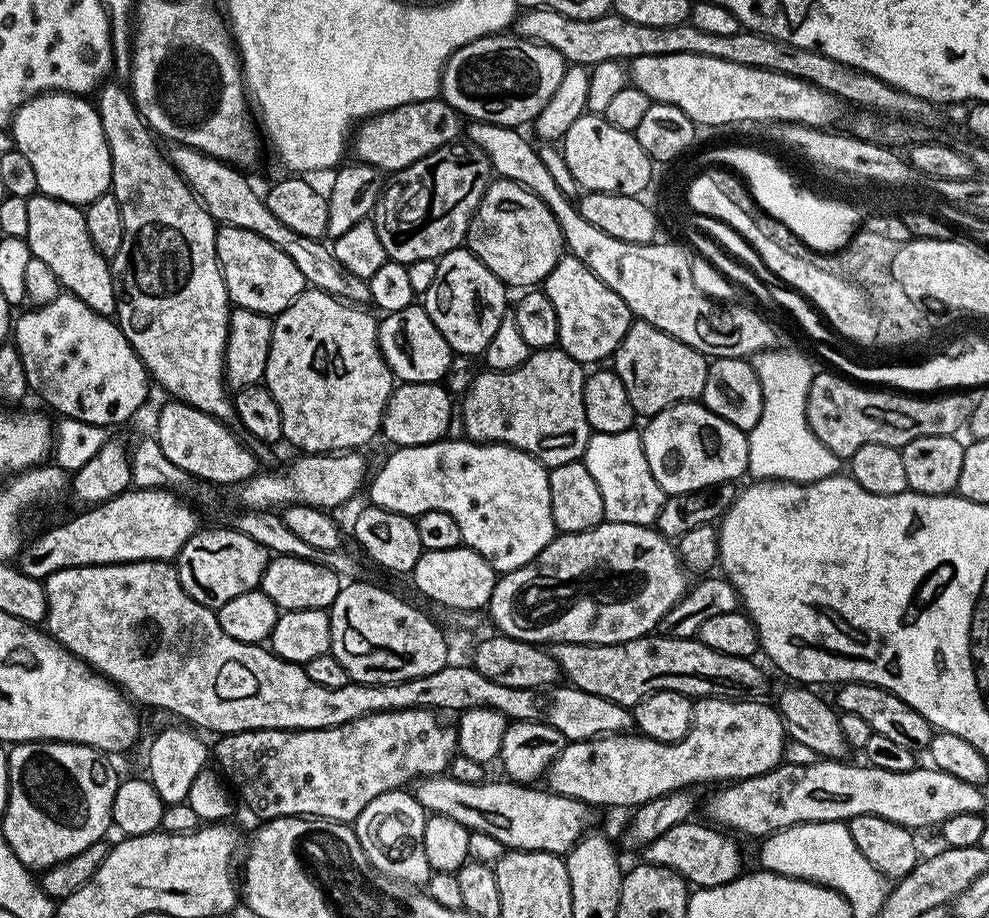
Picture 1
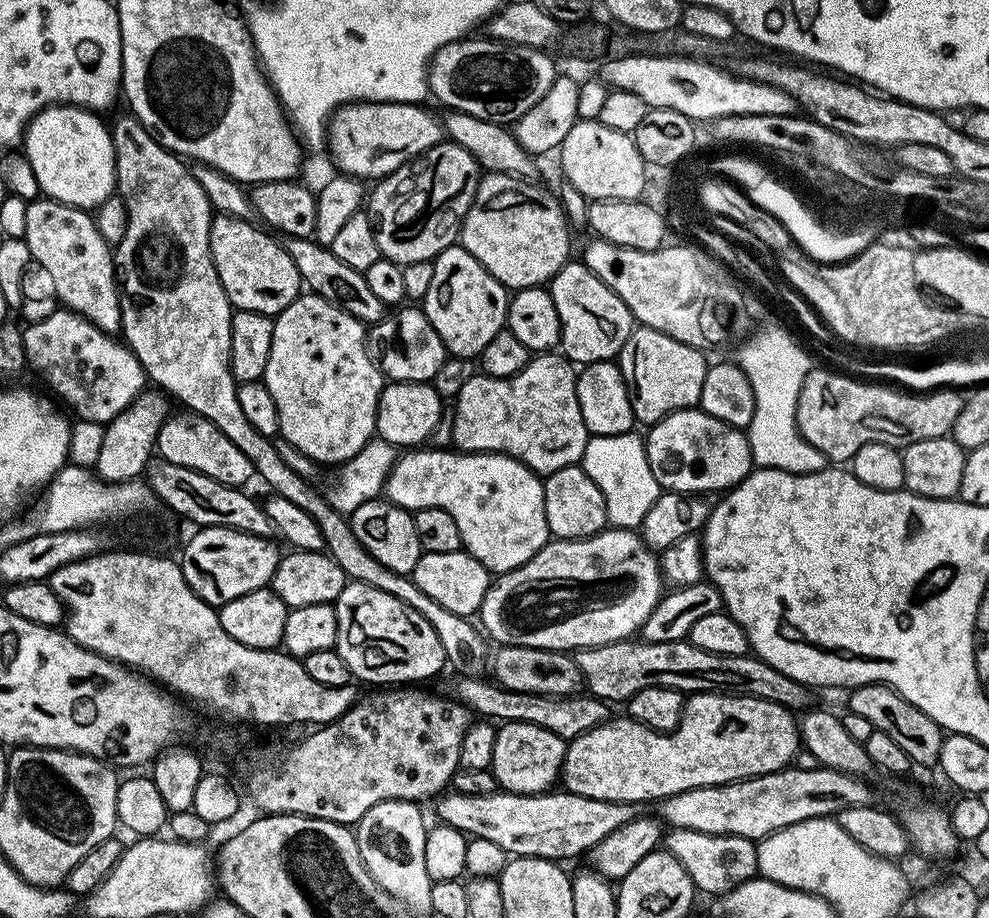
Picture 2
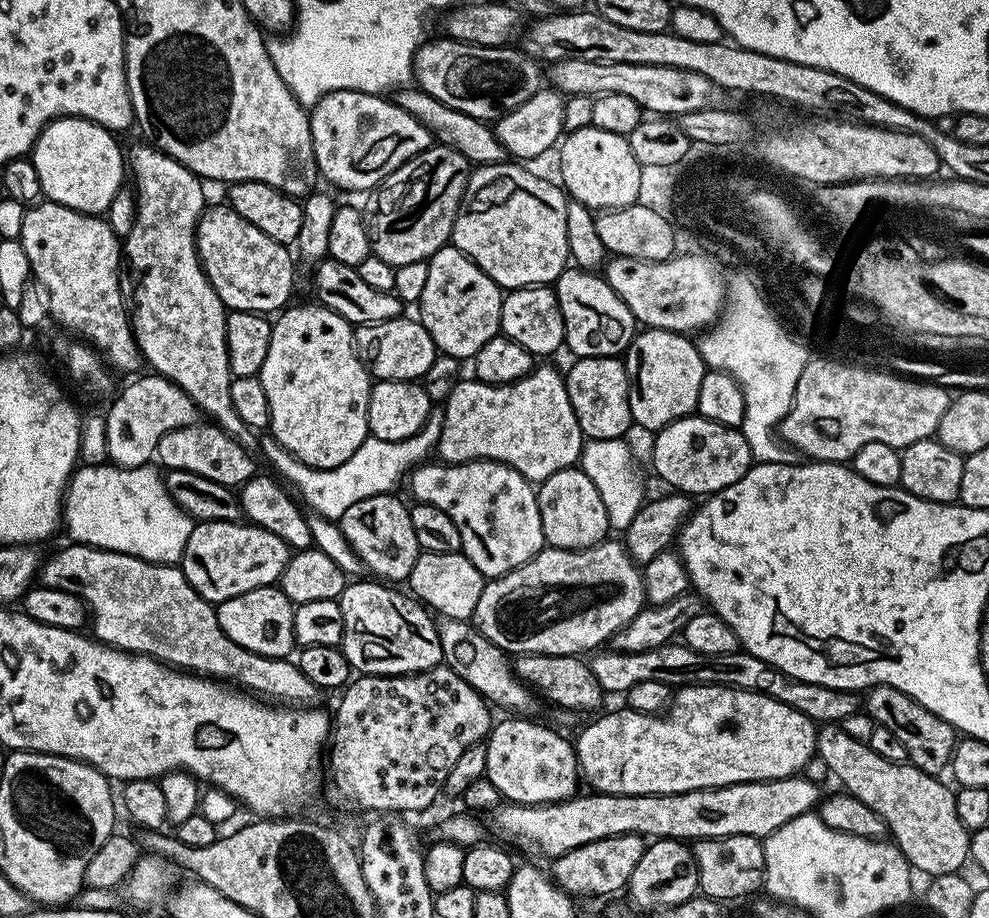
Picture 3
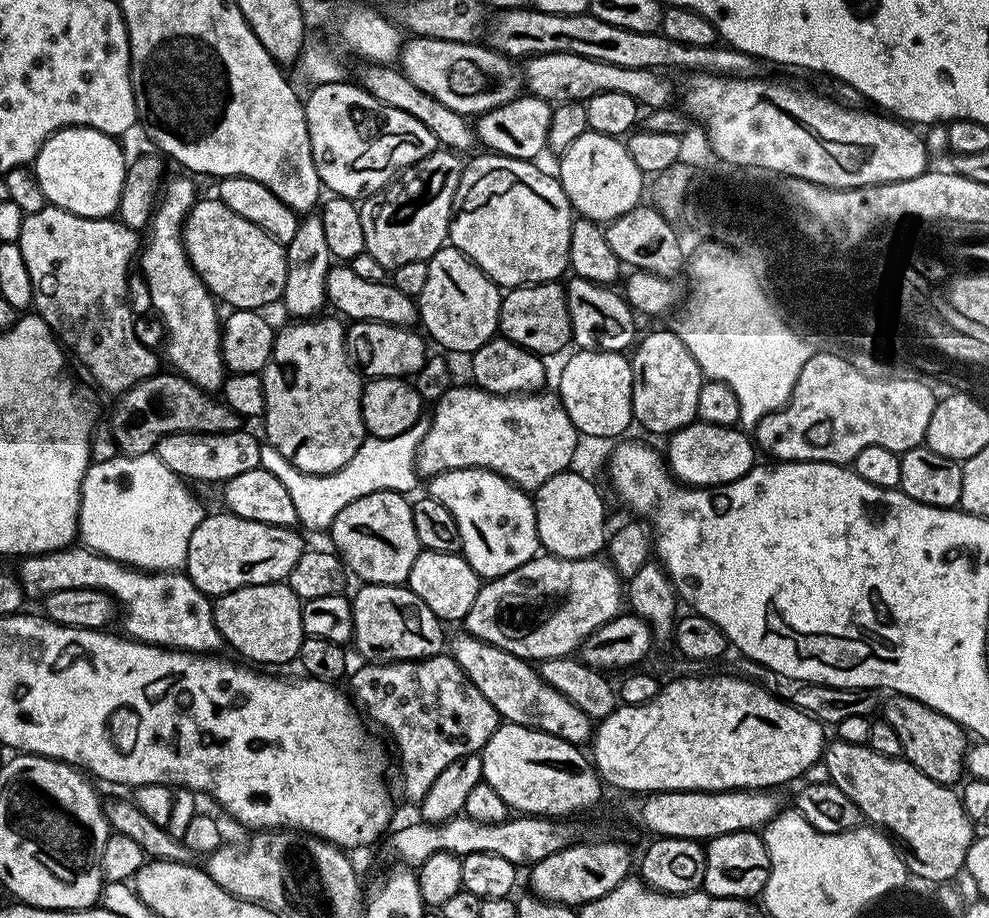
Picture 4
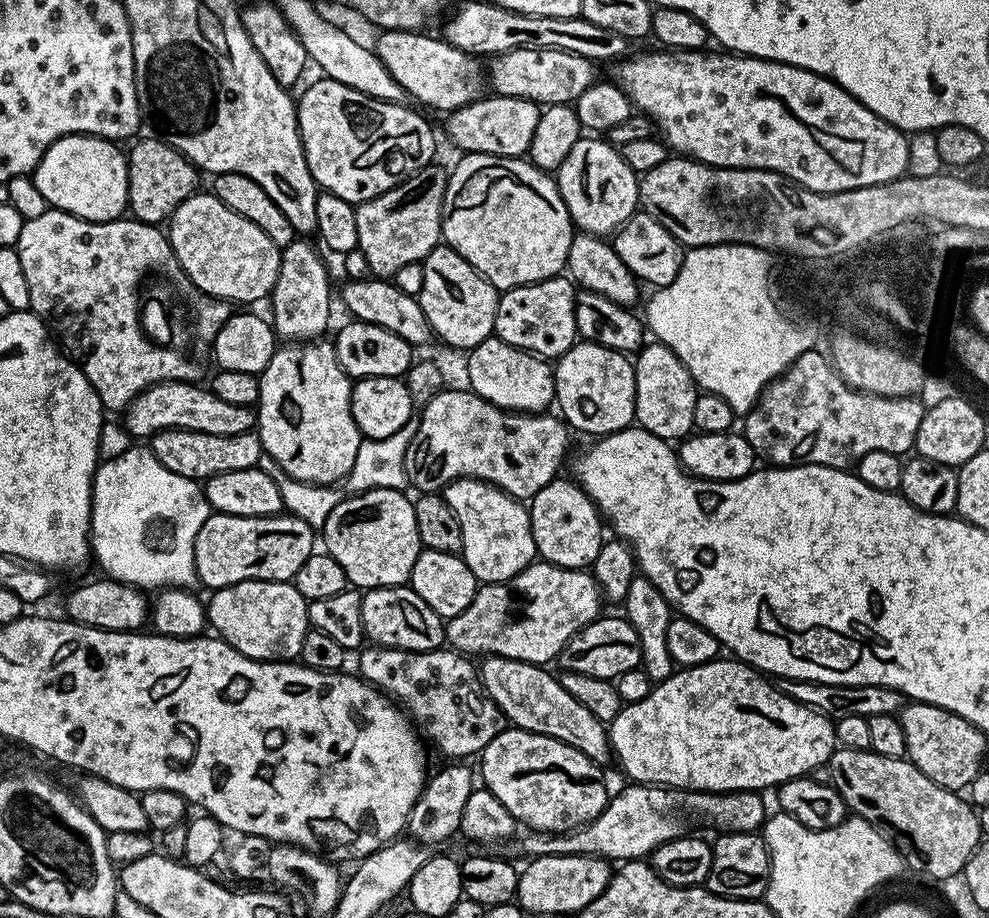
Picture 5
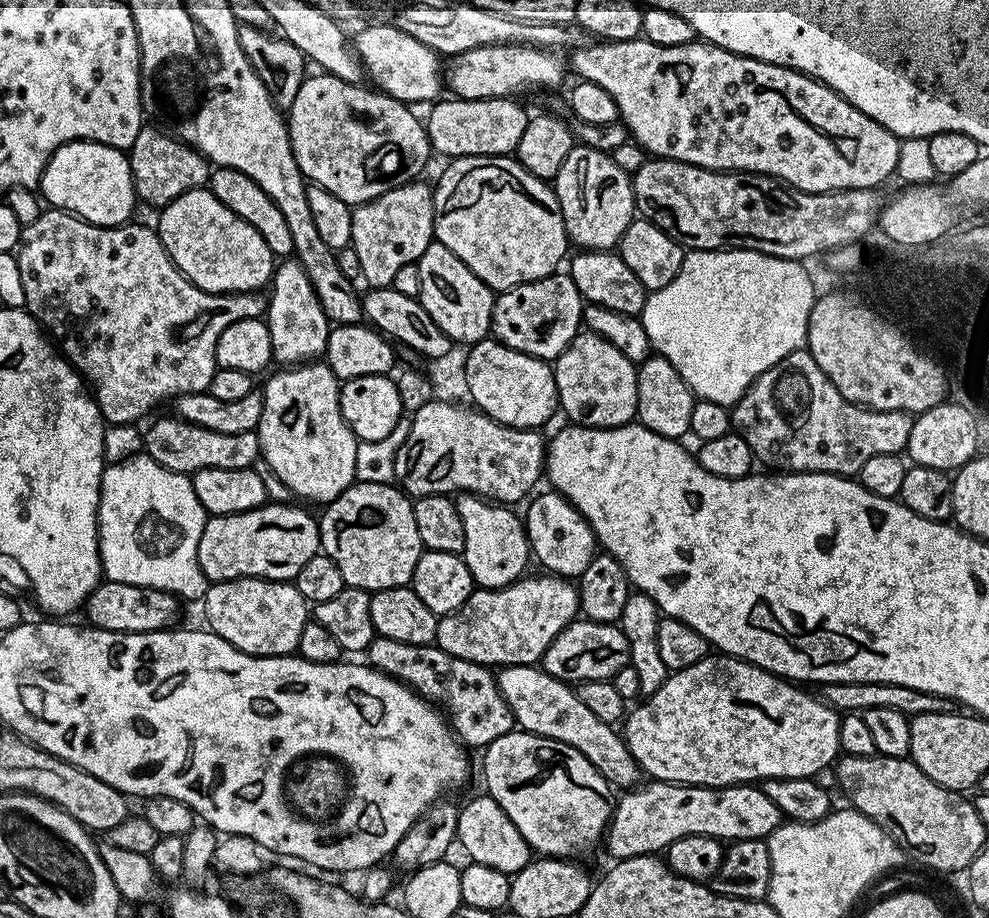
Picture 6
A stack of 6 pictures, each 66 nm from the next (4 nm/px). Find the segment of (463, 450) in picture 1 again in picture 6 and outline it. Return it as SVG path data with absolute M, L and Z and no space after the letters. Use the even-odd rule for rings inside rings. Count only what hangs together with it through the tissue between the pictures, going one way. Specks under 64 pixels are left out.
M460 494L455 497L458 506L458 514L462 514L462 526L466 526L466 546L463 550L464 561L470 570L473 581L481 588L505 588L513 584L515 580L525 575L528 560L530 564L530 549L528 546L528 535L524 533L524 521L519 515L516 516L511 507L497 504L483 496L471 494Z

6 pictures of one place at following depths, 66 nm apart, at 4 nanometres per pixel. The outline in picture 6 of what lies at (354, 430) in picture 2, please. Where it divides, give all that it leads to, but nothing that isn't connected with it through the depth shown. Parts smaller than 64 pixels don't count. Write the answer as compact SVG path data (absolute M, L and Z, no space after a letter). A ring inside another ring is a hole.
M309 362L299 366L288 366L283 370L276 370L272 377L268 380L268 385L262 388L264 394L264 405L262 406L262 418L260 425L256 428L256 435L260 438L260 455L263 460L269 464L270 470L283 482L291 492L293 497L301 496L304 500L313 500L319 506L327 506L334 498L338 498L338 494L342 494L357 479L355 466L355 452L358 445L356 436L350 430L350 426L346 426L346 422L342 418L342 410L340 409L340 386L341 381L337 380L336 375L328 369L327 363Z

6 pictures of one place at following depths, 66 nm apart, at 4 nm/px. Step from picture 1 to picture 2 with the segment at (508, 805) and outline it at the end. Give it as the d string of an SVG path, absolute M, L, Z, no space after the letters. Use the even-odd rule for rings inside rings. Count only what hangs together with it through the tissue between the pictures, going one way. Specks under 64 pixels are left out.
M497 790L490 794L466 794L449 791L439 797L436 812L439 819L472 838L486 838L502 846L513 856L537 856L547 860L565 862L575 856L591 853L592 847L606 834L614 834L618 826L637 819L635 804L606 802L598 798L582 798L567 790L549 790L538 794L518 794Z

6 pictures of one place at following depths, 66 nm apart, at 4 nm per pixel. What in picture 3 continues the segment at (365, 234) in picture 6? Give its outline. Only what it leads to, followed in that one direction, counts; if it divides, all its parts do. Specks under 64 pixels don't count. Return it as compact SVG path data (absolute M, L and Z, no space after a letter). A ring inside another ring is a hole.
M436 144L422 154L410 158L398 170L394 170L384 181L371 189L369 198L362 204L362 215L366 234L370 238L371 255L382 258L391 268L406 266L406 262L429 260L438 249L451 241L452 227L460 205L464 202L464 191L468 185L470 165L458 150L450 150L445 144Z

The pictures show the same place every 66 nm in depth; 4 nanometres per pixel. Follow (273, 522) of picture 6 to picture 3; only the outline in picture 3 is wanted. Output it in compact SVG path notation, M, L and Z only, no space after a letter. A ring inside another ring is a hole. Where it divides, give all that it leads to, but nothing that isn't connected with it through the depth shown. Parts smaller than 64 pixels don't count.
M202 520L192 525L179 567L184 569L184 577L197 594L215 606L255 588L275 585L288 565L289 555L290 549L285 540L251 522Z

